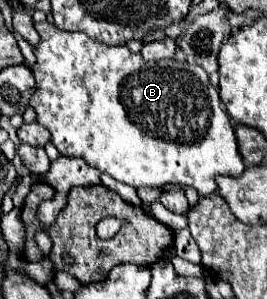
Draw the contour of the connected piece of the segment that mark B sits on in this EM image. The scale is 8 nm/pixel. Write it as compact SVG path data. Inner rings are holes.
M34 23L38 35L40 35L40 43L34 49L36 55L36 65L34 65L34 77L36 77L36 91L30 99L30 105L34 107L34 111L38 113L38 123L44 125L50 135L52 135L52 143L56 145L56 149L64 155L64 157L80 157L84 159L90 167L96 167L100 173L108 173L114 179L140 189L140 187L158 187L164 189L170 183L178 183L178 185L188 185L194 187L198 191L200 197L208 197L212 193L216 193L218 185L216 185L216 177L218 175L228 175L228 177L240 177L246 169L238 143L236 143L236 135L234 135L234 127L230 123L230 117L226 115L226 111L222 111L220 107L220 95L218 89L208 85L208 75L202 67L190 65L186 61L160 61L160 63L148 63L142 59L140 53L130 53L130 49L126 45L118 45L118 47L108 47L108 45L100 45L94 39L90 39L84 33L64 33L60 31L56 25L50 23Z

